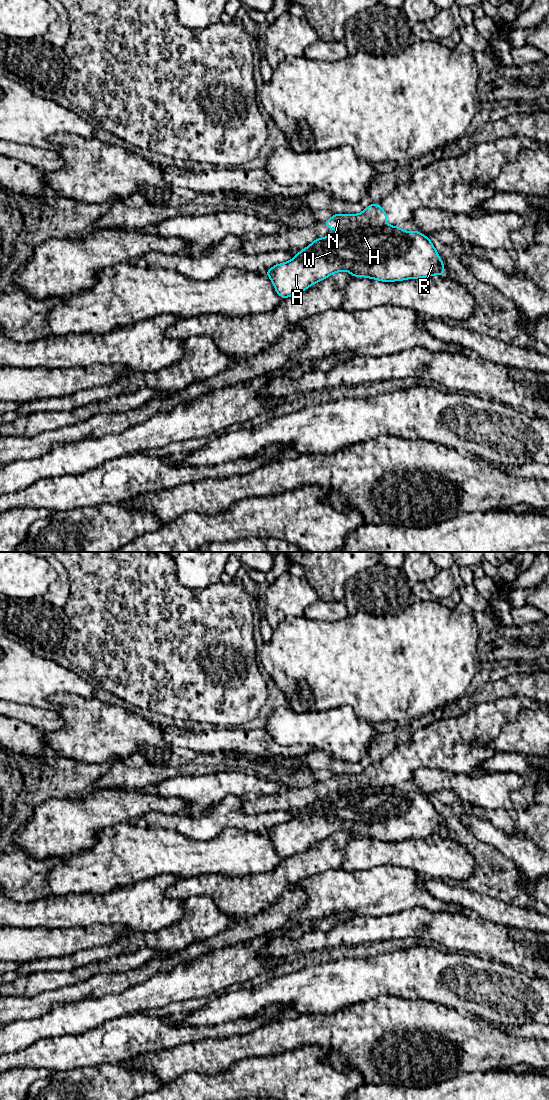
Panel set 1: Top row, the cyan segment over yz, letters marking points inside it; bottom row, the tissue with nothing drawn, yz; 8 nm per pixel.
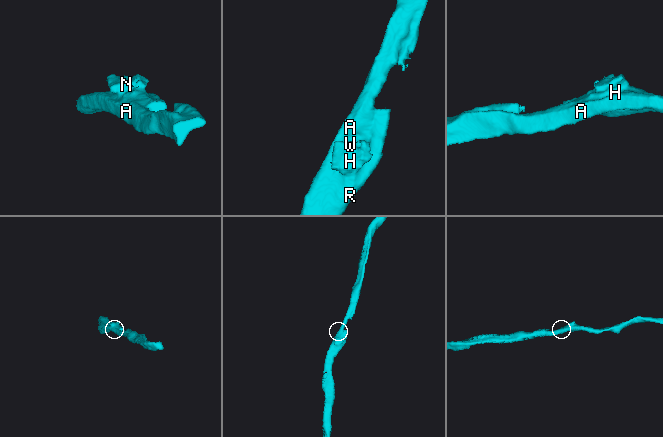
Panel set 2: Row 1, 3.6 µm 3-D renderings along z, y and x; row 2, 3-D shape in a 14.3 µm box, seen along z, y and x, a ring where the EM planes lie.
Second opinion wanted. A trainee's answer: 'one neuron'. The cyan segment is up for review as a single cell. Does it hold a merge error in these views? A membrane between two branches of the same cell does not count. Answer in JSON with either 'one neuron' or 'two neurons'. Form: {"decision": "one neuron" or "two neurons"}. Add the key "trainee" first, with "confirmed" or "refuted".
{"trainee": "refuted", "decision": "two neurons"}

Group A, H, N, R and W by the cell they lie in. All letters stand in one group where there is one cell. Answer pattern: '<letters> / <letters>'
A H R W / N

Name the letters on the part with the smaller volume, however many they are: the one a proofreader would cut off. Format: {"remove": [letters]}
{"remove": ["N"]}

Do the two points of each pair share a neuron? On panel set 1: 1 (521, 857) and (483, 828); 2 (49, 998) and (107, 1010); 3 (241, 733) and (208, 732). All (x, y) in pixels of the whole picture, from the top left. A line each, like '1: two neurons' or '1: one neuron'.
1: one neuron
2: two neurons
3: one neuron

